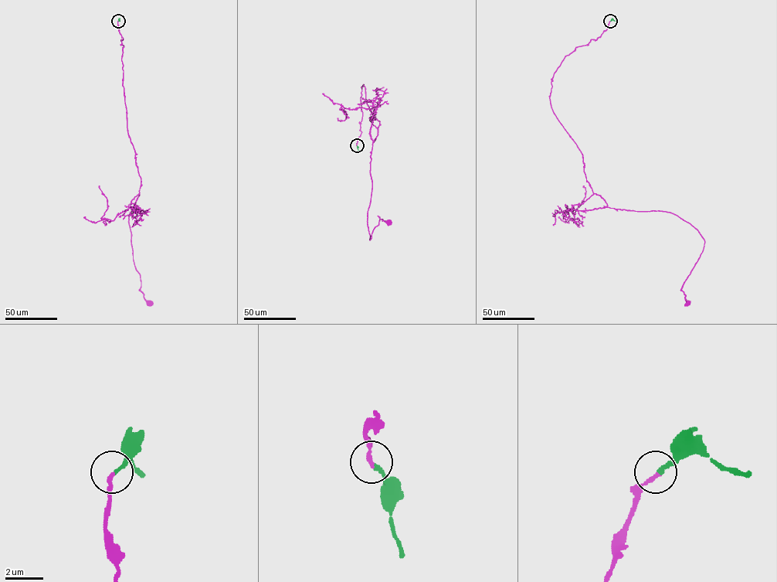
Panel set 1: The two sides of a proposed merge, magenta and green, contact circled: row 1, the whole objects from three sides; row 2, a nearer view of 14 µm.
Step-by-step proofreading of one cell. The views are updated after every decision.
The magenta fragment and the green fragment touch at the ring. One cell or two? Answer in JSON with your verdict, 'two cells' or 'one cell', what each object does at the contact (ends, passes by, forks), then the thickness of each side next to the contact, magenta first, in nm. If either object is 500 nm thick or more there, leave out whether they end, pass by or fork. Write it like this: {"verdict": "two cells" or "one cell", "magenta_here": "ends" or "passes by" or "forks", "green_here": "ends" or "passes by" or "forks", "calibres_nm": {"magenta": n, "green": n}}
{"verdict": "one cell", "magenta_here": "ends", "green_here": "ends", "calibres_nm": {"magenta": 190, "green": 180}}

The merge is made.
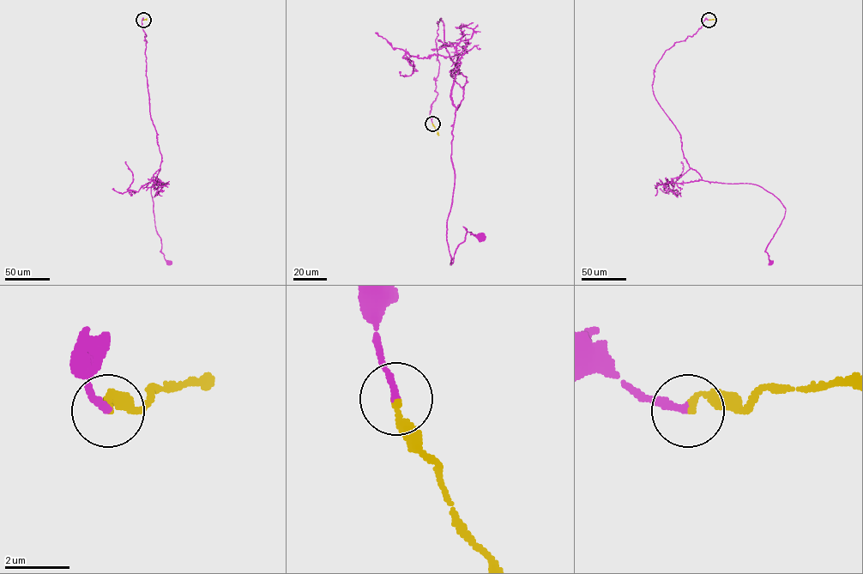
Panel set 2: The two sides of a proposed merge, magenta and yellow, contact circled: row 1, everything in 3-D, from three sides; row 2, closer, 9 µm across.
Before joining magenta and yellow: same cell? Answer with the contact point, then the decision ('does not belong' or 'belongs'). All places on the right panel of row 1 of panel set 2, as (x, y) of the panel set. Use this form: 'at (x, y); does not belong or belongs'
at (709, 20); belongs

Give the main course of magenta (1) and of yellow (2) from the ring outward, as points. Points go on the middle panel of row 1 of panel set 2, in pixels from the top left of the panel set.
1: (432, 123), (440, 19), (446, 50), (466, 77), (451, 132), (451, 264), (465, 227), (481, 238)
2: (432, 123), (438, 135)

